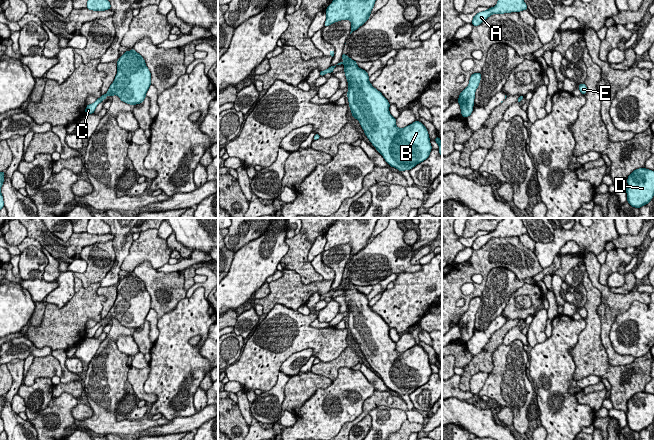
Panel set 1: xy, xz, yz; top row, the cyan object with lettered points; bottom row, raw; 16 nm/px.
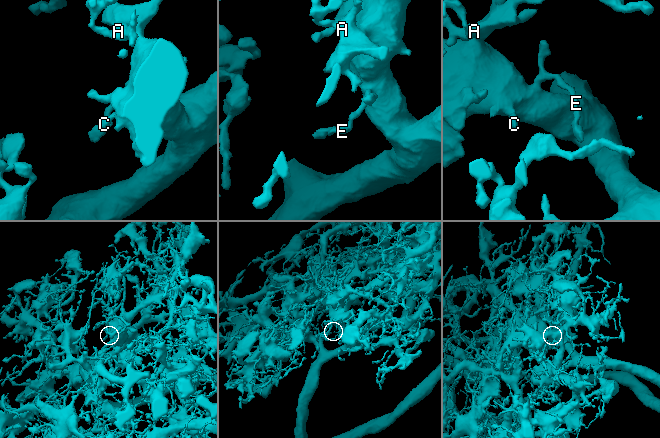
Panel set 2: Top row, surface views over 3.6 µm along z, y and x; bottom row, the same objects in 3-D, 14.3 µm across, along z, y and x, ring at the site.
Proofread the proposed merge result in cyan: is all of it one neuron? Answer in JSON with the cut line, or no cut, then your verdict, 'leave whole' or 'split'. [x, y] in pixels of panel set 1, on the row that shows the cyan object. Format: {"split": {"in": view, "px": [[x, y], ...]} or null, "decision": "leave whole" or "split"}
{"split": null, "decision": "leave whole"}

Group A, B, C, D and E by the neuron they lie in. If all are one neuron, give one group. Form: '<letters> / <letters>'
A B C D E

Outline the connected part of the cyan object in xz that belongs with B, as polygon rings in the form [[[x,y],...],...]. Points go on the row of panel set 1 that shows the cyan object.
[[[343,53],[337,65],[344,64],[344,72],[348,82],[348,102],[354,119],[357,119],[364,130],[365,135],[383,156],[385,161],[400,172],[410,170],[417,164],[426,160],[431,152],[432,146],[428,130],[423,123],[416,120],[405,128],[396,126],[396,118],[389,111],[390,104],[380,91],[369,82],[368,73],[357,66],[357,62]]]

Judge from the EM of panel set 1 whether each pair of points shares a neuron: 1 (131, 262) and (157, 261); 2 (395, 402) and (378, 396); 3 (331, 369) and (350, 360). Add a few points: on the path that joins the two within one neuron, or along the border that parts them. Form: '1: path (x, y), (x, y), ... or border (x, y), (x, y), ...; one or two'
1: path (137, 256), (151, 256); one
2: path (391, 401), (382, 398); one
3: path (336, 364), (345, 360); one

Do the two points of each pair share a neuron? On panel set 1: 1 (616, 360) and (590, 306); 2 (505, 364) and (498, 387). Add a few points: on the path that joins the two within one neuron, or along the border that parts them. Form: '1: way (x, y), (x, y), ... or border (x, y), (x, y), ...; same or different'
1: border (598, 305), (601, 343), (606, 351); different
2: way (505, 370), (504, 381); same

